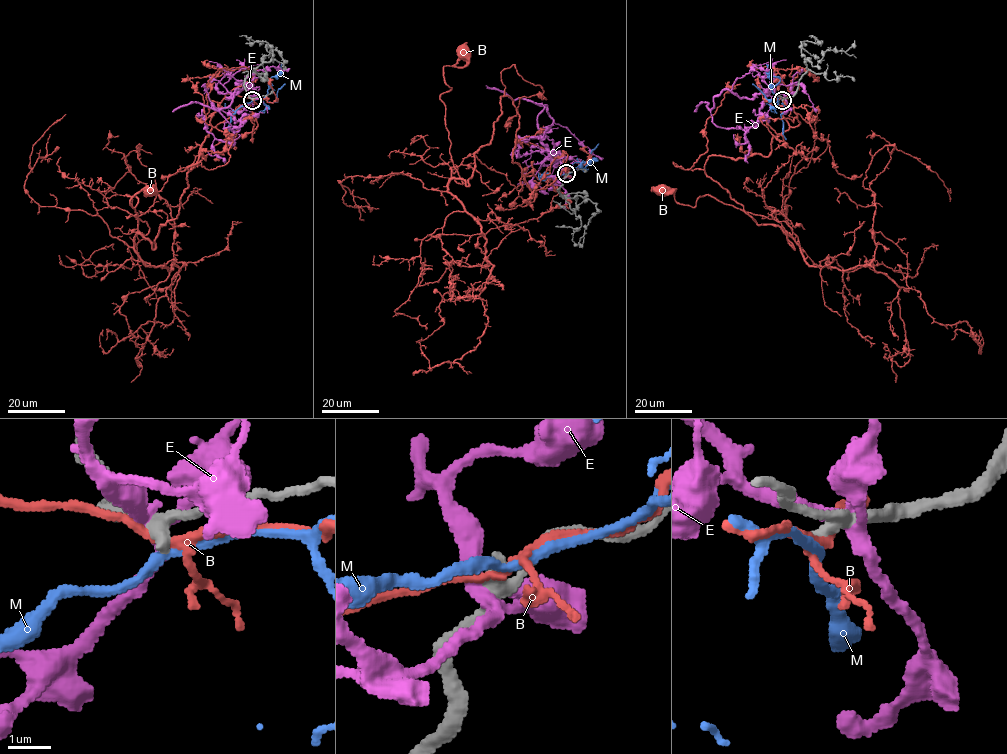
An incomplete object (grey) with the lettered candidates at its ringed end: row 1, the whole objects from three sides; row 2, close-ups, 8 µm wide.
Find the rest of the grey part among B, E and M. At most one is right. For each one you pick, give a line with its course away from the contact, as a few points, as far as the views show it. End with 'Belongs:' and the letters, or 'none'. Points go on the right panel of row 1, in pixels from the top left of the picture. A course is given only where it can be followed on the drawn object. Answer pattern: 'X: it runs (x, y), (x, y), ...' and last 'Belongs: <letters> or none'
Belongs: none

